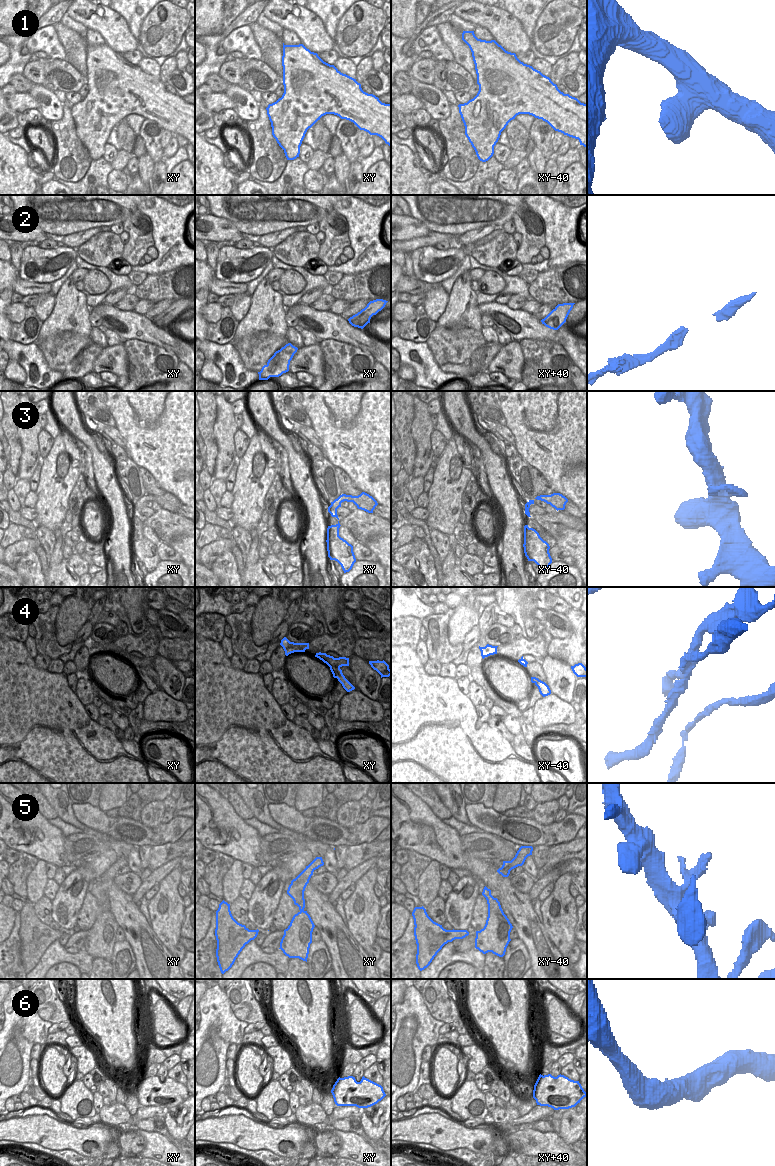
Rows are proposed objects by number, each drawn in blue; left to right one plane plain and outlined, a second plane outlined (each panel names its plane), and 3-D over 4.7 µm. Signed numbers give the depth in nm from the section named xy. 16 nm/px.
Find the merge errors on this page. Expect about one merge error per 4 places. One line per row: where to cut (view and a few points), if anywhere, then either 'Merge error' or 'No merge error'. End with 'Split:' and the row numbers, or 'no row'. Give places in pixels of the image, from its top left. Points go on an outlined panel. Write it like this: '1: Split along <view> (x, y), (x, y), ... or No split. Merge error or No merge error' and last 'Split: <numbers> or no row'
1: No split. No merge error
2: No split. No merge error
3: No split. No merge error
4: Split along xy (339, 666), (330, 667). Merge error
5: No split. No merge error
6: No split. No merge error
Split: 4

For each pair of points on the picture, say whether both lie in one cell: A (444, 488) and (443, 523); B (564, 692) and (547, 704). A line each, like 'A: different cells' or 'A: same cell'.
A: same cell
B: different cells

